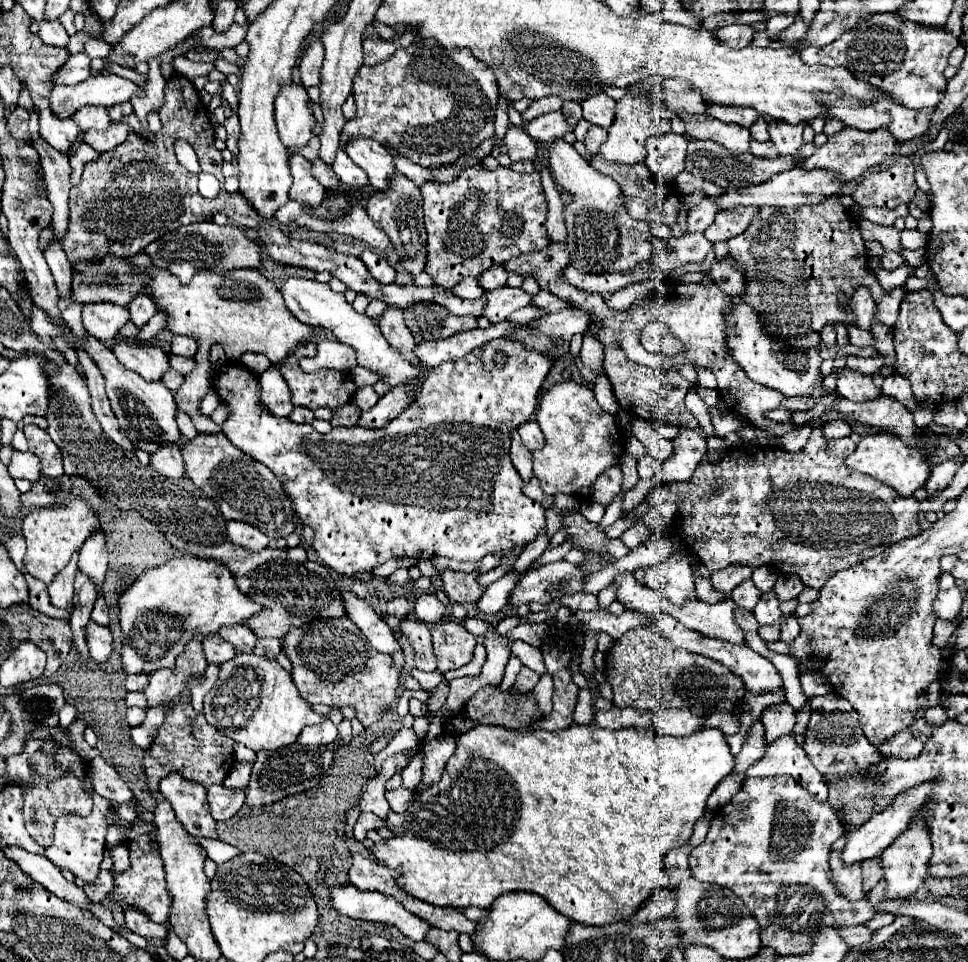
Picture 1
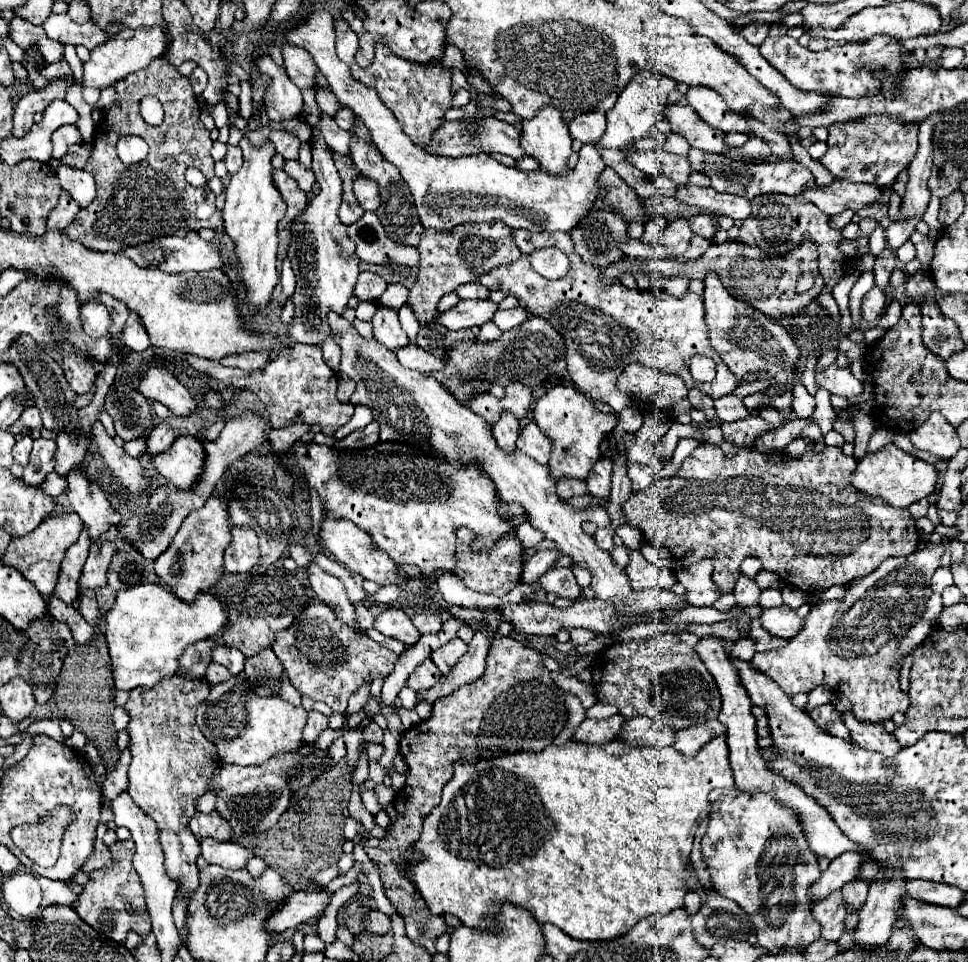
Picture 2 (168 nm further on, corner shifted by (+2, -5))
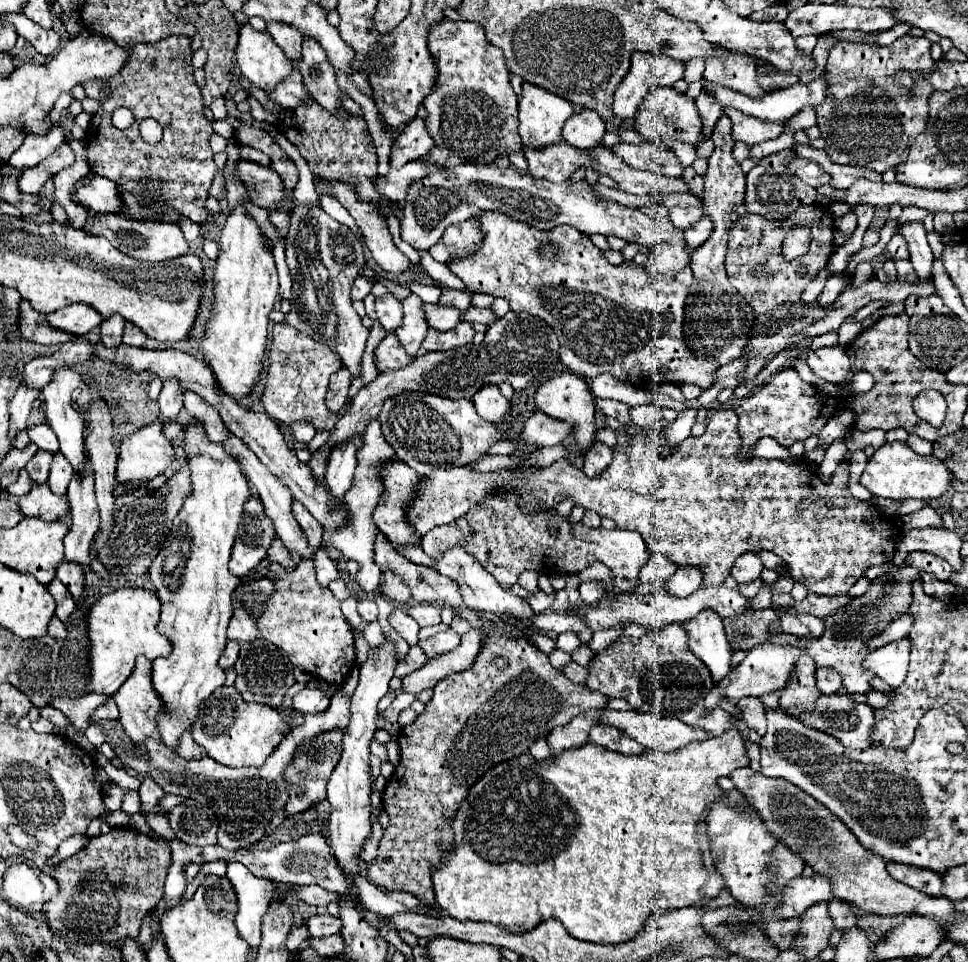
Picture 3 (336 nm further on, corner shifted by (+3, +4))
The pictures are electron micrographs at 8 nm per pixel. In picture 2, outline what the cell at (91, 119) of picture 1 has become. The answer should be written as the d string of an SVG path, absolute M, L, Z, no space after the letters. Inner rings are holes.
M62 125L60 129L56 129L56 133L52 133L52 159L62 159L68 151L70 145L74 143L82 143L82 137L76 129L76 125Z

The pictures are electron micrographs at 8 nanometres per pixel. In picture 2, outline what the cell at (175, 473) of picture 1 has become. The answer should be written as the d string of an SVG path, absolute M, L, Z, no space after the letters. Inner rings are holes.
M160 421L154 429L152 429L152 433L150 433L150 437L148 437L148 453L152 453L152 455L156 455L156 453L162 453L164 449L168 449L172 443L174 443L174 431L172 431L172 427L166 423L166 421Z

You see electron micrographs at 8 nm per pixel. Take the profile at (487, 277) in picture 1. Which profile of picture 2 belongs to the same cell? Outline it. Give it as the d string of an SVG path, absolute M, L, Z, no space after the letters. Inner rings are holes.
M464 283L456 289L456 293L460 299L486 299L490 291L480 283Z

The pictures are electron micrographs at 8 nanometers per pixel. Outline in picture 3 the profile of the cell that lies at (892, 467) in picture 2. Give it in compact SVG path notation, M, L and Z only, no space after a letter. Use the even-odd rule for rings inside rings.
M885 442L875 454L867 460L867 466L859 480L873 496L891 498L891 500L907 500L907 498L921 498L933 500L939 498L951 484L949 468L931 456L921 456L909 448L907 442Z

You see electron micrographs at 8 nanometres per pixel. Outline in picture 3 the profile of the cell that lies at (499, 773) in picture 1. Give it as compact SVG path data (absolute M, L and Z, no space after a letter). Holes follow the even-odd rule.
M737 728L727 730L719 738L709 738L699 744L687 744L685 748L679 748L675 752L659 752L659 750L645 750L641 754L617 754L611 752L599 744L583 744L579 748L563 750L561 754L553 754L549 762L537 762L531 754L523 754L513 760L505 760L491 768L487 774L483 774L471 788L467 798L459 804L455 818L451 820L451 828L455 834L451 852L445 852L441 858L441 864L433 866L431 878L435 886L435 900L441 910L445 910L449 916L457 918L459 922L491 922L507 932L527 932L535 928L539 922L547 918L557 918L565 930L579 940L587 942L599 942L599 944L619 944L627 942L637 936L637 932L643 928L643 922L651 914L663 914L665 910L683 908L699 904L701 898L715 898L719 890L725 886L723 878L717 874L711 862L709 854L709 833L706 827L706 817L713 804L713 800L721 794L715 780L719 776L729 776L735 768L749 764L749 758L745 754L743 738Z

